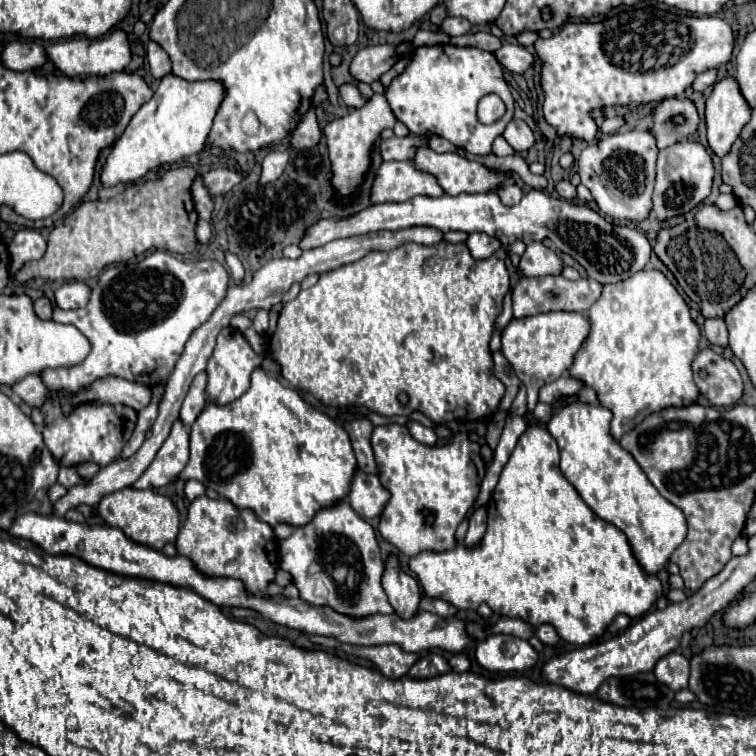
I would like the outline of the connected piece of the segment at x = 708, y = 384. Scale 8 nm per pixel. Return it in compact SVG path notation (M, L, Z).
M704 348L696 354L692 362L694 382L700 394L710 400L712 406L734 406L744 392L742 376L732 360L722 354Z

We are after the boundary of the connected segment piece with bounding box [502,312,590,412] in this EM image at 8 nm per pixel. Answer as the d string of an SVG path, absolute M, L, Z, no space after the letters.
M548 312L510 320L502 332L502 354L508 358L522 384L526 384L528 412L532 412L538 402L538 390L560 378L562 372L572 366L574 354L582 348L588 332L590 320L582 312Z

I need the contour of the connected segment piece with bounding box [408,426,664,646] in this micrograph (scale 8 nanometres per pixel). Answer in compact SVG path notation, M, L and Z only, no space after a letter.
M530 426L518 440L514 452L510 454L510 460L508 464L504 466L502 474L500 474L500 482L498 486L494 488L494 494L488 502L488 530L482 538L482 544L478 548L466 548L464 544L458 544L456 550L448 550L448 552L420 552L418 556L410 558L408 560L408 566L410 570L416 574L416 578L420 580L424 592L428 598L438 598L438 600L444 600L452 606L456 606L458 610L478 610L478 606L482 602L486 602L492 612L496 612L498 616L510 616L510 618L522 618L526 622L530 622L532 626L540 626L540 624L552 624L556 628L556 632L560 634L560 638L564 638L566 642L570 644L578 644L578 646L586 646L586 644L592 644L596 642L602 634L604 634L604 628L618 616L618 614L626 614L630 618L638 618L638 616L644 615L649 611L651 604L664 596L664 588L660 584L657 576L648 576L636 562L636 558L632 556L632 550L630 550L630 544L624 536L622 530L618 530L614 524L610 522L604 522L600 520L588 506L586 502L580 498L580 494L576 492L576 488L566 480L566 476L560 472L560 452L558 452L558 444L556 440L550 436L550 432L542 426Z

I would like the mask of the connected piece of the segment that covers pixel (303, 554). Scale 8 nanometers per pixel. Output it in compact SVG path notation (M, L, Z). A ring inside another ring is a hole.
M346 500L332 508L320 510L314 520L294 530L286 540L278 542L280 568L290 572L300 590L300 598L336 608L346 616L392 614L392 606L382 588L384 560L374 534L374 528L362 520Z

